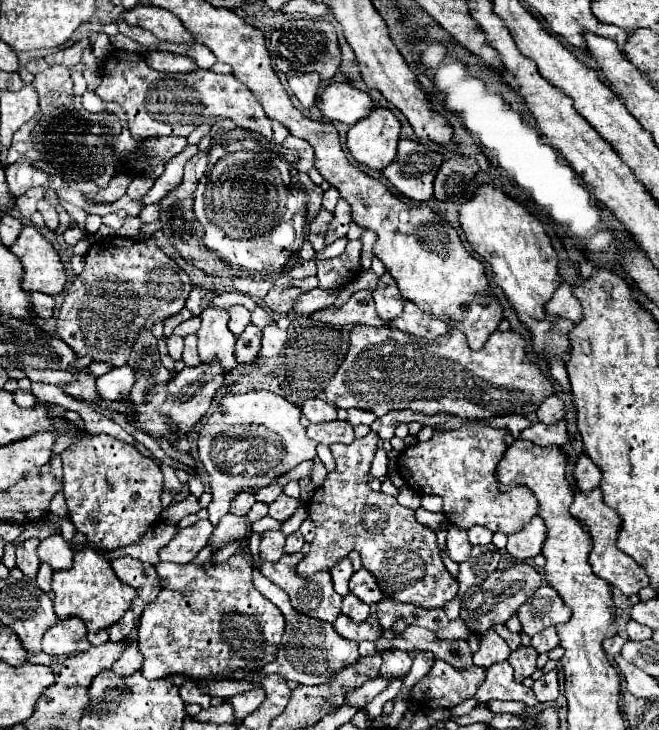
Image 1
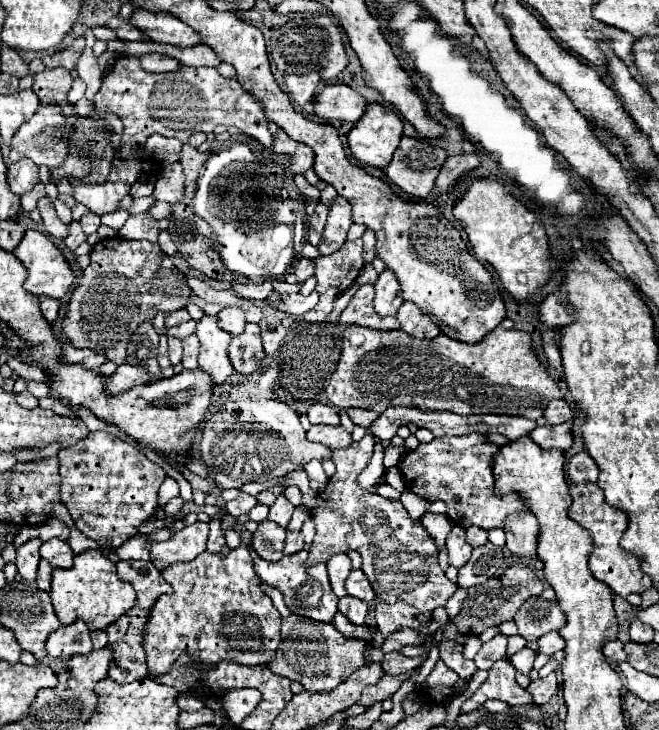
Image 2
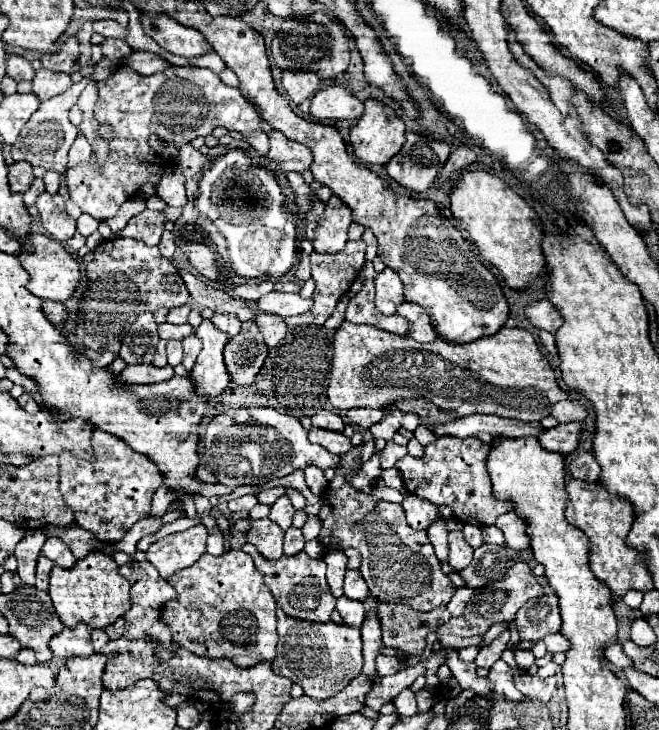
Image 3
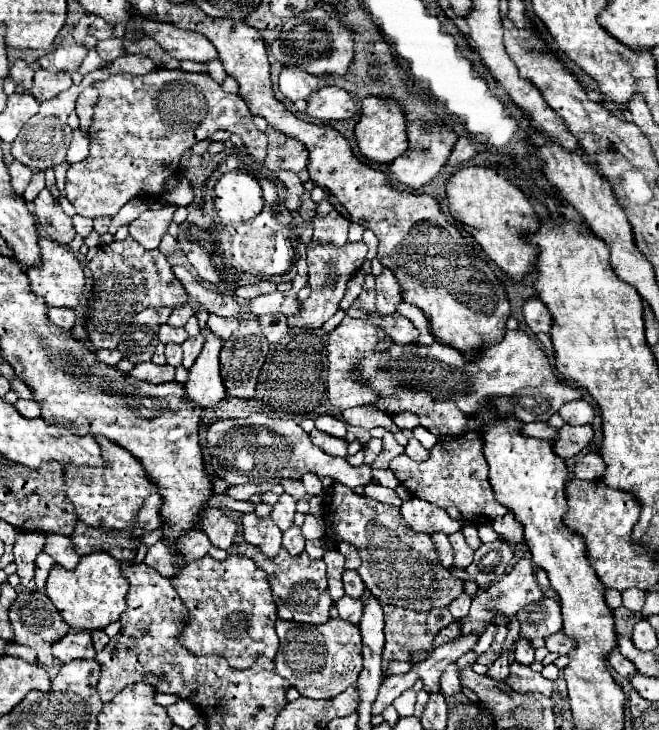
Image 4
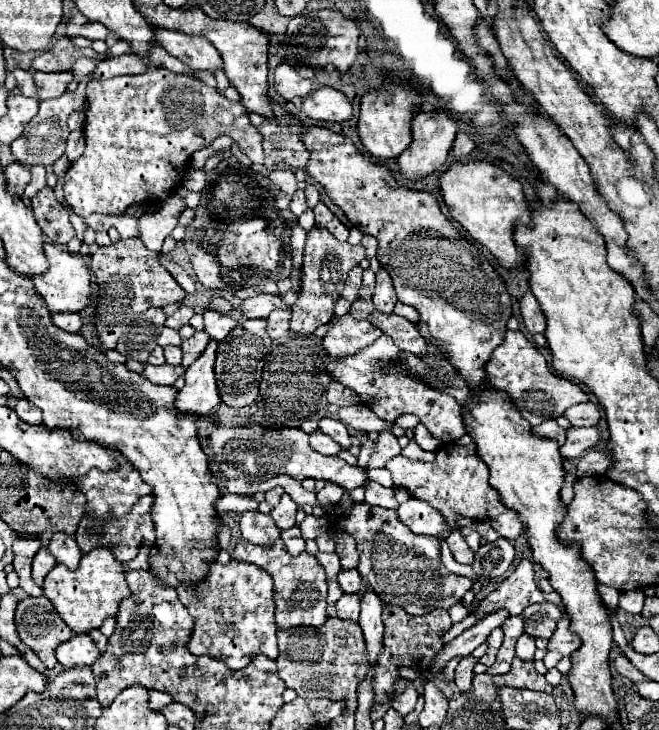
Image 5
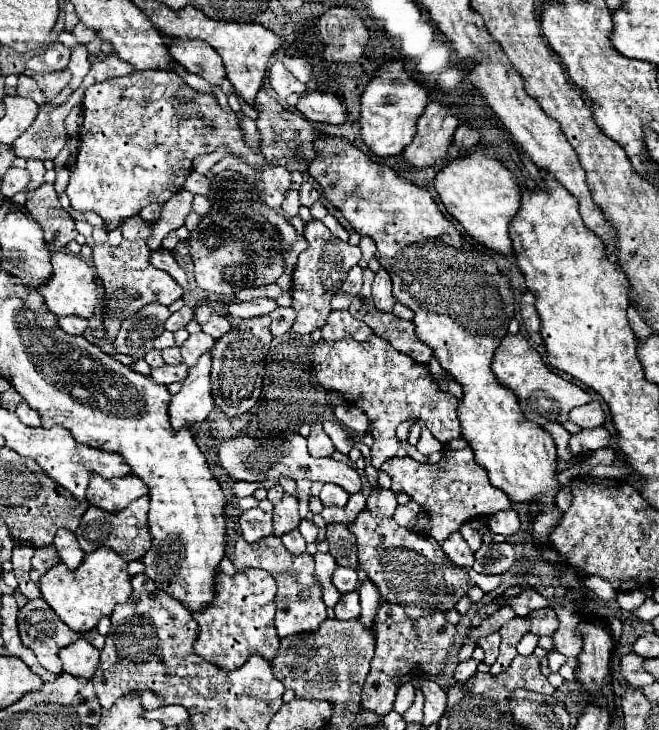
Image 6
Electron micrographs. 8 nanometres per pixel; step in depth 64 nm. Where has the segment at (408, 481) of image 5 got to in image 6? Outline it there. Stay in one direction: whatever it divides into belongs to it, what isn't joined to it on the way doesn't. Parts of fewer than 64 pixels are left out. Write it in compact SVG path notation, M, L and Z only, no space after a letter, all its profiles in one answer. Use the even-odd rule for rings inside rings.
M470 446L460 450L444 449L438 464L418 464L412 458L392 458L380 470L384 470L392 478L392 490L404 492L410 496L412 502L420 504L420 508L430 516L430 528L424 532L432 536L438 544L442 544L452 532L476 516L492 516L504 508L510 508L508 496L496 490L488 474L482 466L474 462L474 454Z

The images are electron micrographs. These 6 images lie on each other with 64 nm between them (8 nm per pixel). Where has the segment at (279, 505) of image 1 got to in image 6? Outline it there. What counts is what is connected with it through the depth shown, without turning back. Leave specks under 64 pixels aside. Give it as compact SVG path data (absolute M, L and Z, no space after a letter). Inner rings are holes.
M284 494L282 502L276 504L274 508L274 534L284 536L298 528L300 524L300 514L298 514L298 498L292 494Z

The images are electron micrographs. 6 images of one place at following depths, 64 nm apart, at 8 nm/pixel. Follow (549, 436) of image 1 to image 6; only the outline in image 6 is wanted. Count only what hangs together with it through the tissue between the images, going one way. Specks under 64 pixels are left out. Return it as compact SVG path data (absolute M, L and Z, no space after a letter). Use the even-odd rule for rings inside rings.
M606 428L584 430L570 438L570 450L574 454L584 454L584 452L592 452L608 446L610 446L610 432Z

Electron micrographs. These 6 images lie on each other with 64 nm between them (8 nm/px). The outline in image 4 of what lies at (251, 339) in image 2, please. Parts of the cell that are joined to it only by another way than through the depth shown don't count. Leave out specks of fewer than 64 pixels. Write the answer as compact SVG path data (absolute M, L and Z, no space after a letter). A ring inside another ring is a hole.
M256 318L242 320L236 332L224 342L220 350L220 376L224 376L224 386L226 386L226 396L228 398L240 398L240 400L252 400L258 374L266 362L266 356L270 352L268 340L264 340L264 334L260 330L260 322Z

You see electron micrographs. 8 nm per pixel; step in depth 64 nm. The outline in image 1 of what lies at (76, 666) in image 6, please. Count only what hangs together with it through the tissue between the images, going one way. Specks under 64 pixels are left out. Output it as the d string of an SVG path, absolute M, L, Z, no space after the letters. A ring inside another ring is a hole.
M80 618L60 620L56 626L48 628L42 640L42 648L46 654L52 656L64 656L72 652L86 652L90 648L90 642L86 638L86 628Z

